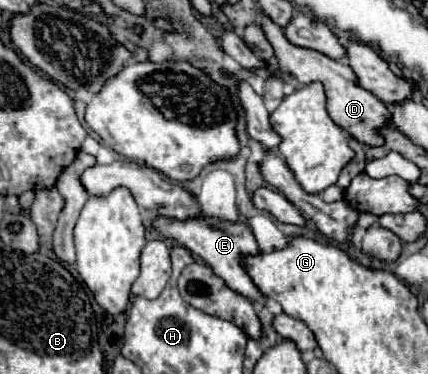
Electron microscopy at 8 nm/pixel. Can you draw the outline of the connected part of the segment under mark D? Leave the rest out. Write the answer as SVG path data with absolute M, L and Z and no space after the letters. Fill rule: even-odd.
M262 17L264 19L264 35L270 43L280 43L276 51L278 55L278 63L280 63L280 71L282 73L288 73L292 77L298 79L300 85L306 85L306 83L314 83L314 81L320 81L326 89L326 97L328 97L328 115L332 117L332 121L336 125L340 125L344 131L348 131L350 135L354 135L358 141L362 141L364 145L382 145L382 137L376 135L376 129L380 127L386 127L388 125L388 117L390 117L390 111L388 107L378 99L374 97L370 91L362 89L356 81L356 75L354 71L350 69L348 63L344 61L334 61L314 49L304 49L304 47L294 47L284 31L272 23L268 17Z

